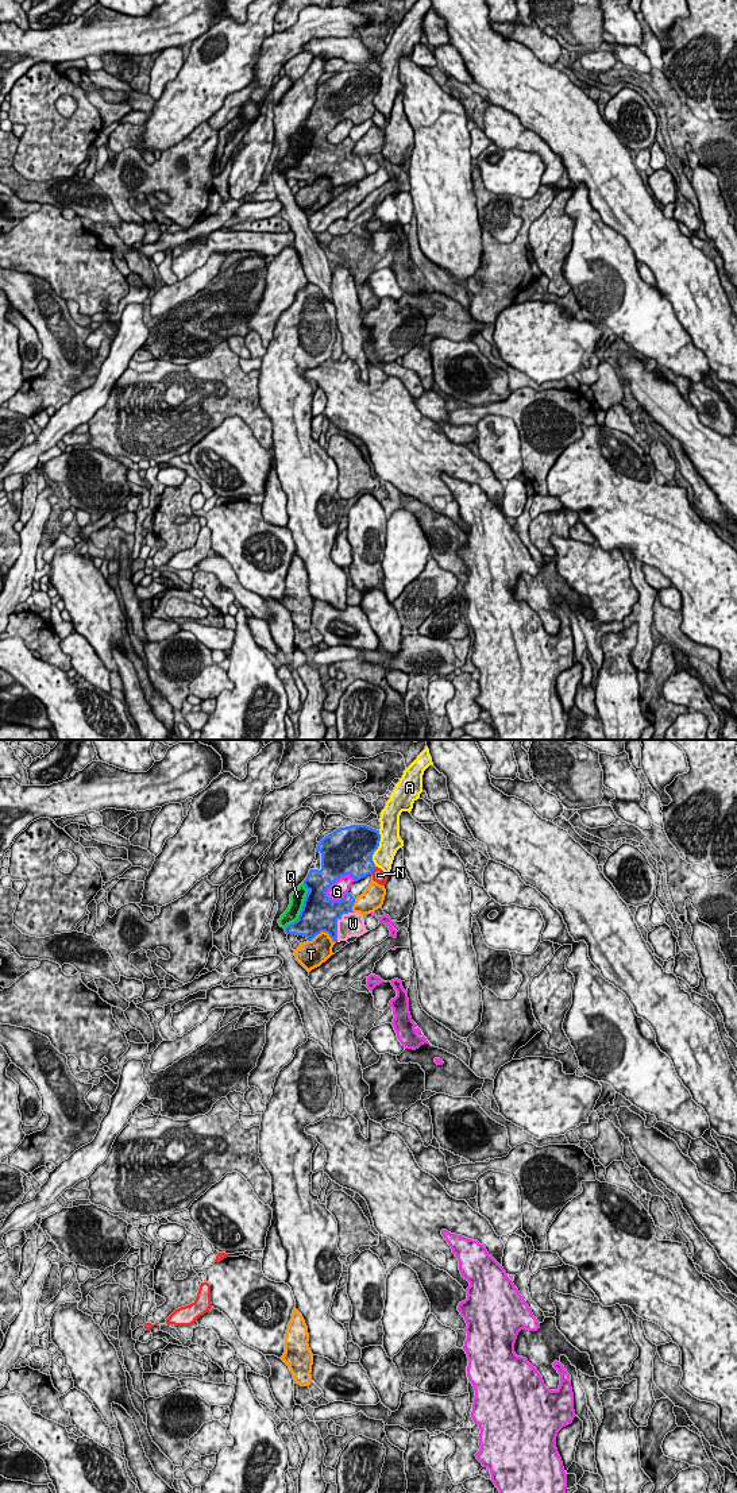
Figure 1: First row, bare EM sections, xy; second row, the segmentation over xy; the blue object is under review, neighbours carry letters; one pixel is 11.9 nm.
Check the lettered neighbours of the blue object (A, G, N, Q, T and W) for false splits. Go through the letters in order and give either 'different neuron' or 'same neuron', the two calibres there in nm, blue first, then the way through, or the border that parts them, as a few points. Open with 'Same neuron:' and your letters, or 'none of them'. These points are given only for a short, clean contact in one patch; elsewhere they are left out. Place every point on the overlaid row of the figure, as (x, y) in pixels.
Same neuron: W
A: different neuron; calibres 460 and 260 nm
G: different neuron; calibres 420 and 200 nm
N: different neuron; calibres 420 and 160 nm
Q: different neuron; calibres 420 and 180 nm
T: different neuron; calibres 420 and 300 nm
W: same neuron; calibres 420 and 280 nm; way xy (319, 914), (330, 917), (336, 924), (352, 924)

